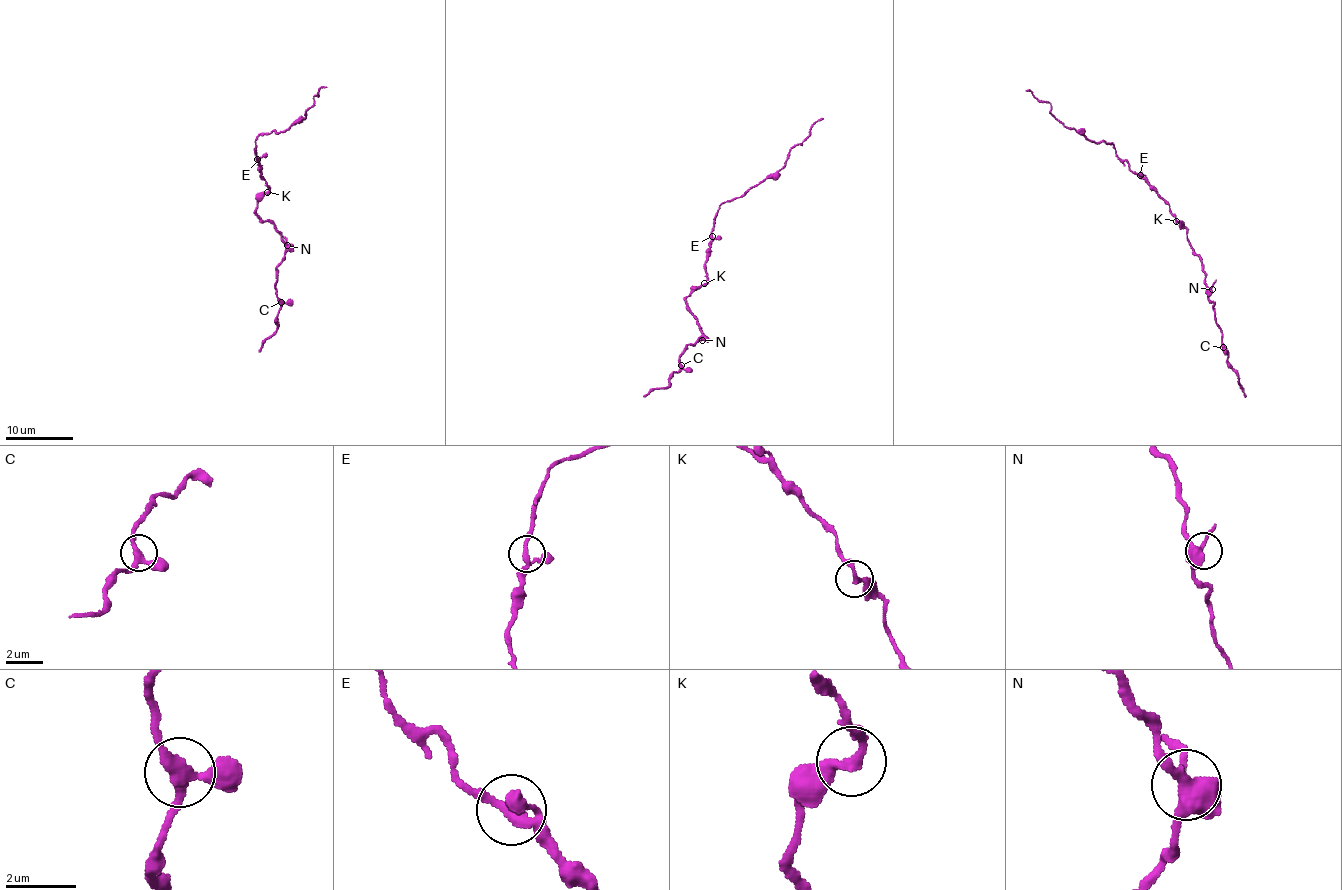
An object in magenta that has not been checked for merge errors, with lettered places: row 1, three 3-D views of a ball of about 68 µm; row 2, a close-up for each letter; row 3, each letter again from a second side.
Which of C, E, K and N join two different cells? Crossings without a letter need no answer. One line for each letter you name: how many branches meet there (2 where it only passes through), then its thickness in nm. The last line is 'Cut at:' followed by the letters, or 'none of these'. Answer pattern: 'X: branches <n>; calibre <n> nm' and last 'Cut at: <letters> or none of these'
Cut at: none of these

